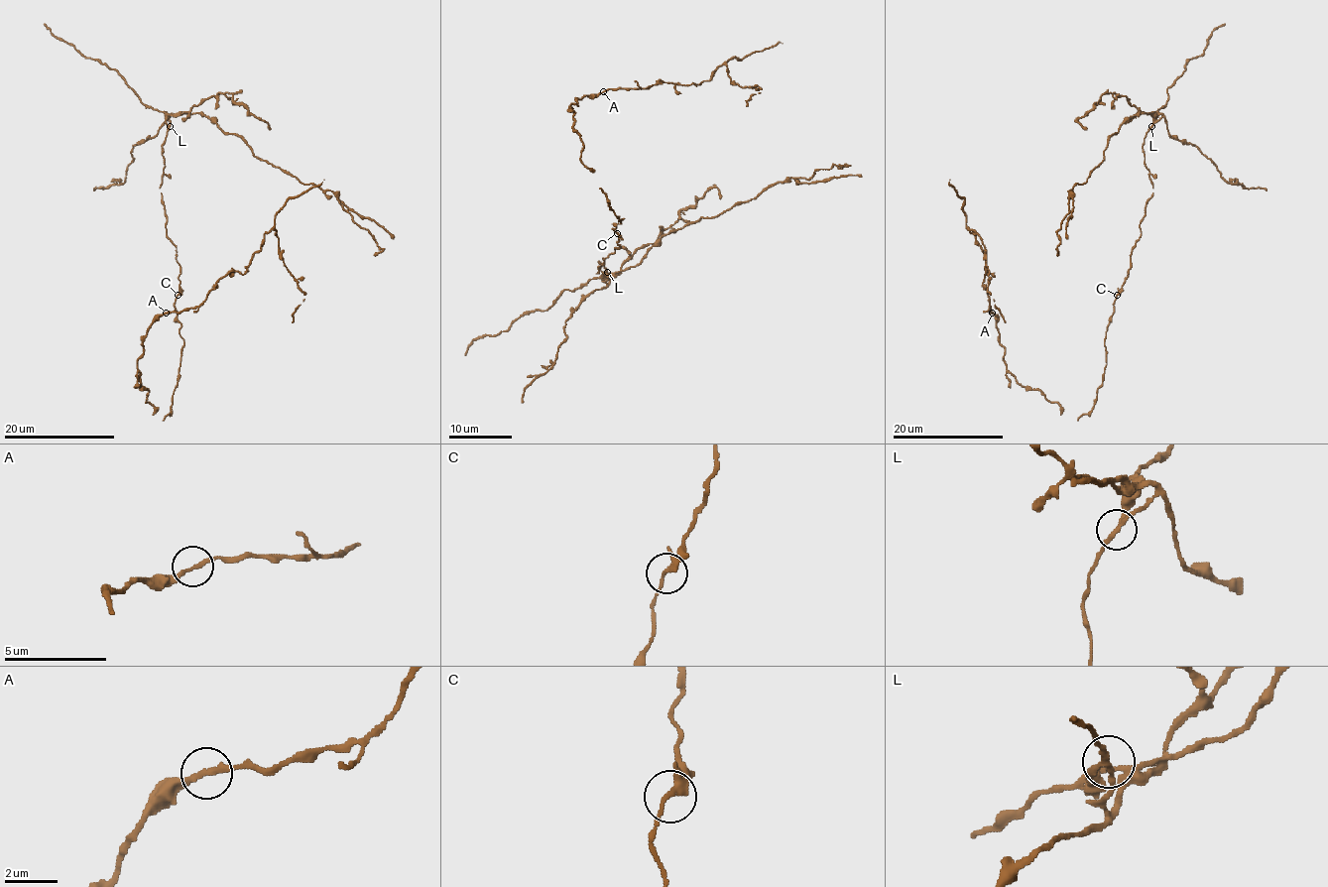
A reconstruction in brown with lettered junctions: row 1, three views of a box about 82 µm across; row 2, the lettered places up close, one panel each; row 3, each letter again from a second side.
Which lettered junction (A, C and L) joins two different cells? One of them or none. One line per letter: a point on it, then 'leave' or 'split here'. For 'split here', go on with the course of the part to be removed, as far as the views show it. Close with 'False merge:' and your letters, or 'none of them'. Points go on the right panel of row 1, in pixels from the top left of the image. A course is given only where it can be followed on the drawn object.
A: place (992, 313); leave
C: place (1117, 295); leave
L: place (1151, 126); split here; course (1151, 126), (1160, 114), (1130, 116), (1109, 138), (1102, 161), (1084, 184), (1070, 190), (1056, 255)
False merge: L

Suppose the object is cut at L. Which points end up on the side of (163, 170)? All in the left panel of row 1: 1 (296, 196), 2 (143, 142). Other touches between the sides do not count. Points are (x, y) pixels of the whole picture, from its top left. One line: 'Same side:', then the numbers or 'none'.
Same side: 1

